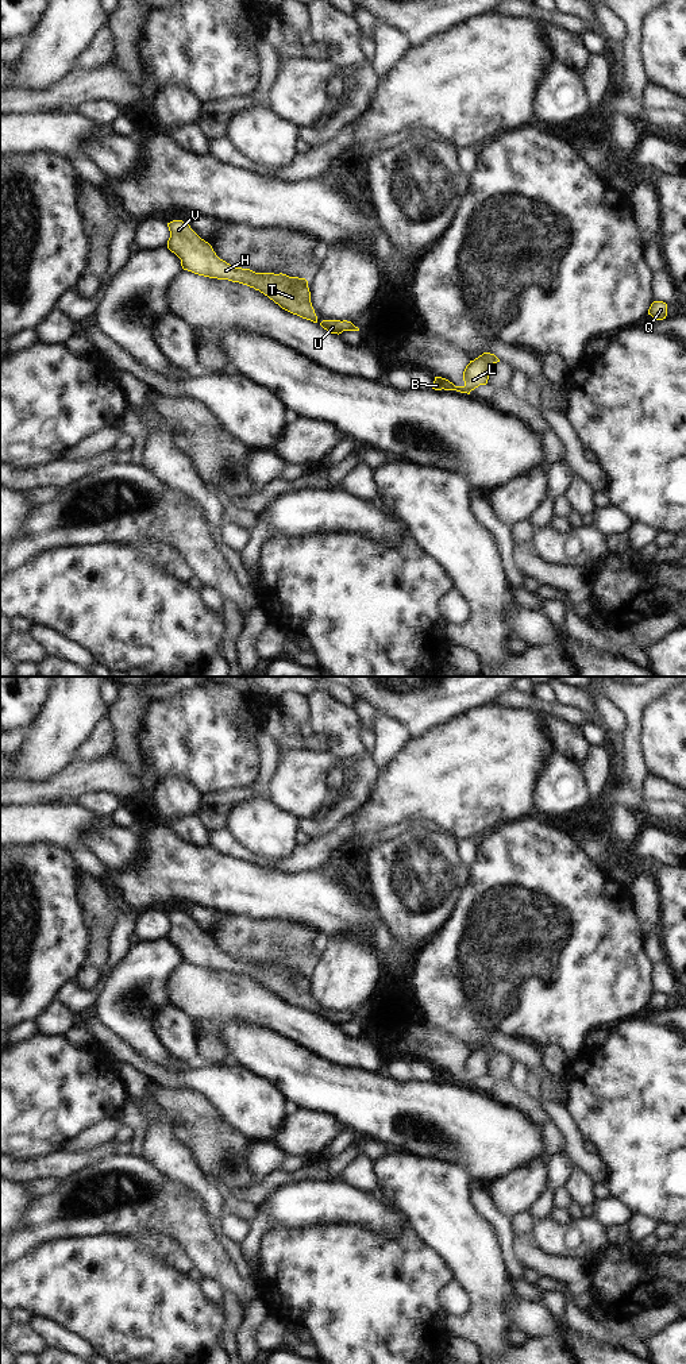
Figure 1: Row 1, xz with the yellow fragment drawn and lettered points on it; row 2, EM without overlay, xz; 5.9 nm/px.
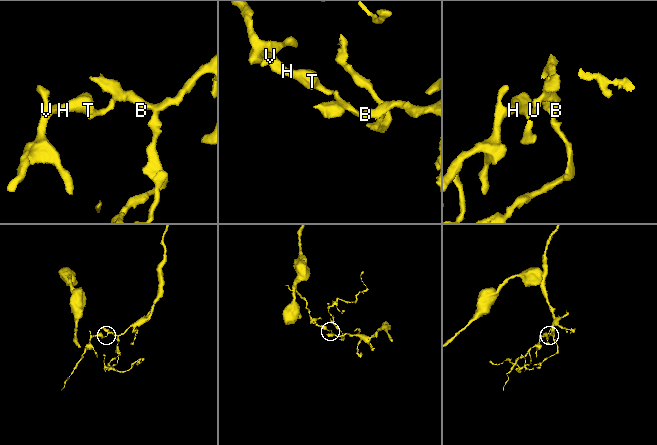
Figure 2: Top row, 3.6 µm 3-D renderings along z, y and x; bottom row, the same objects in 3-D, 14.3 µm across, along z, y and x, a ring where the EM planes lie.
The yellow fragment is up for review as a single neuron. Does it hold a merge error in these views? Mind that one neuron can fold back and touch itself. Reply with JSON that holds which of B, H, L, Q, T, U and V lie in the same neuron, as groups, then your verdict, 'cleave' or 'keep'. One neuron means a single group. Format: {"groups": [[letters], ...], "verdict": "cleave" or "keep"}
{"groups": [["B", "H", "L", "Q", "T", "U", "V"]], "verdict": "keep"}

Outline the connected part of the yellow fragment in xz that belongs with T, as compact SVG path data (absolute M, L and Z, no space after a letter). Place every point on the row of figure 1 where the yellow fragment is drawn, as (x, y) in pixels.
M173 220L167 223L167 227L170 231L167 248L181 259L184 270L247 285L267 296L282 309L317 323L305 278L289 277L282 273L255 273L250 269L234 267L220 259L212 246L201 239L189 224L182 220Z

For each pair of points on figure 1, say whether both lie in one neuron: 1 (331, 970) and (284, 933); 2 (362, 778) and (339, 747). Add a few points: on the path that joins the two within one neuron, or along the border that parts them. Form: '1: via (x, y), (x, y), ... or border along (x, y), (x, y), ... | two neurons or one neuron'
1: border along (316, 960), (307, 971) | two neurons
2: border along (365, 751), (345, 762) | two neurons

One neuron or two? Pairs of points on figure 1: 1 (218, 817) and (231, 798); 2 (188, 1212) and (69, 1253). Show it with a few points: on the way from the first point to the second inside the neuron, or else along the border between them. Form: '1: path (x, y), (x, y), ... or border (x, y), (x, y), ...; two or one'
1: path (218, 813), (227, 802); one
2: border (89, 1235), (122, 1236); two

